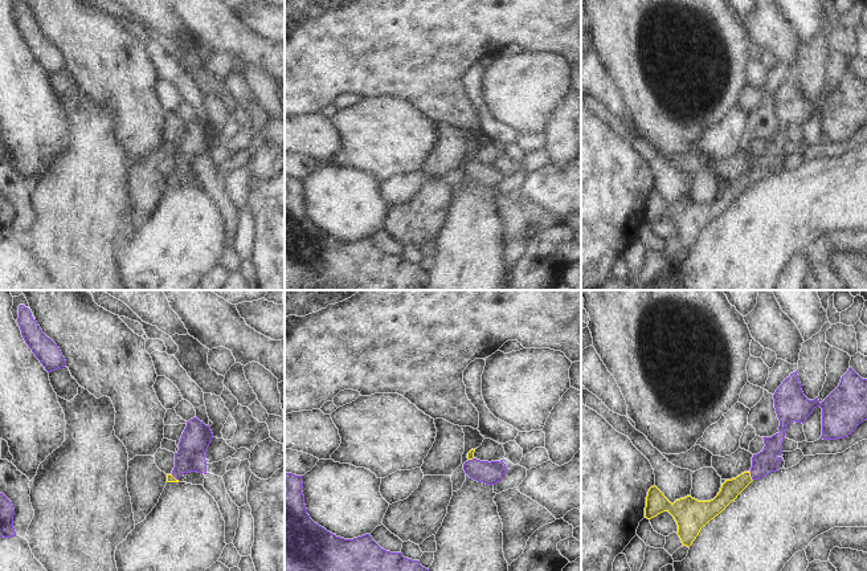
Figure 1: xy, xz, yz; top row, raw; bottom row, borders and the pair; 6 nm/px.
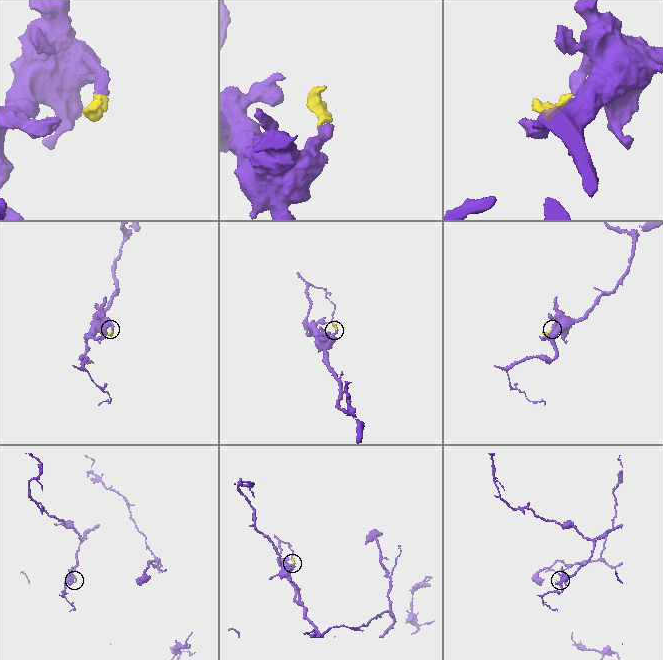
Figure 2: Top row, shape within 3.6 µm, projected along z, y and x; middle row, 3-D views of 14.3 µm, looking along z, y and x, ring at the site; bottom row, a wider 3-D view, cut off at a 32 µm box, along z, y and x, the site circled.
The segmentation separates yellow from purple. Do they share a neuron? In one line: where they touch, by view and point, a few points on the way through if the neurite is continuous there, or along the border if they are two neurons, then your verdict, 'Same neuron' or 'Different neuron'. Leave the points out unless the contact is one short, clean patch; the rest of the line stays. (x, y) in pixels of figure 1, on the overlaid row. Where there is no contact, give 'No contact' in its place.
Touches yellow at yz (749, 476). Path across: yz (730, 490), (749, 476), (767, 461). Same neuron

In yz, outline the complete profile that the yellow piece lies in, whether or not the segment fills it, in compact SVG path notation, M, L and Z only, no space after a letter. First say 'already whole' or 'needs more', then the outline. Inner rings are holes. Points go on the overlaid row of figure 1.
needs more; M851 367L839 386L821 403L809 400L802 389L797 371L790 374L776 389L774 408L780 420L778 433L764 439L764 449L753 454L752 468L736 478L725 480L711 501L698 501L691 495L671 503L654 485L646 497L645 518L651 519L668 511L676 525L683 546L690 547L703 526L719 515L753 481L778 470L782 461L782 442L790 423L805 423L817 407L822 408L823 440L844 439L867 420L867 379L862 379Z

